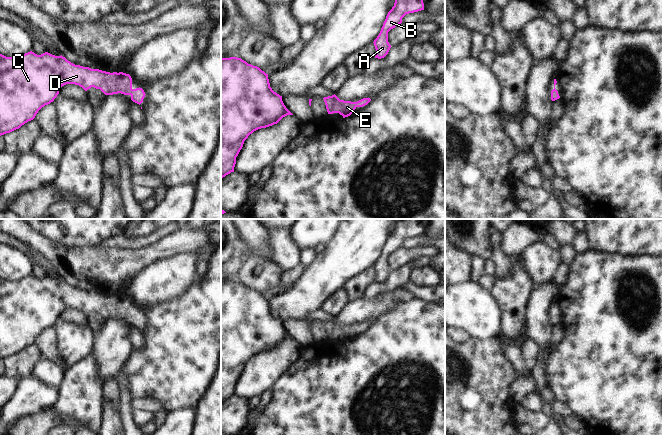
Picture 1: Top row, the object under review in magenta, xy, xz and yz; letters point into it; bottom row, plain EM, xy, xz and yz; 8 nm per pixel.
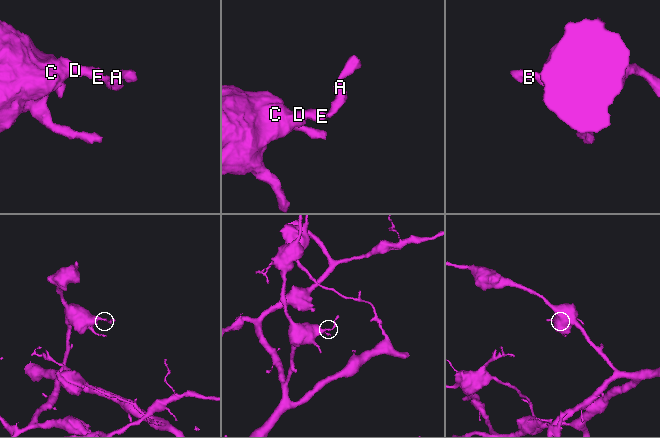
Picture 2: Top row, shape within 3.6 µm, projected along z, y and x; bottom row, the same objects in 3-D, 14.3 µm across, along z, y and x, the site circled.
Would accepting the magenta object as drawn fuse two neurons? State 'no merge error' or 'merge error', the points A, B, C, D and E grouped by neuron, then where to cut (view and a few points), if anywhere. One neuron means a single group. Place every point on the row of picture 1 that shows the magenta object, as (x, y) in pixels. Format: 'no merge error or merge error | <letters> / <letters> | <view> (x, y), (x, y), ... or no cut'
no merge error | A B C D E | no cut

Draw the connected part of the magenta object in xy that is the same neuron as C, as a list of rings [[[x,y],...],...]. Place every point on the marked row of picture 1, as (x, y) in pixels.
[[[30,51],[19,57],[0,54],[0,136],[33,120],[42,107],[54,101],[61,87],[66,84],[79,85],[85,91],[94,87],[105,95],[130,95],[131,100],[139,105],[146,95],[140,87],[133,89],[131,76],[123,72],[110,73],[75,65],[62,55],[55,56],[48,52],[37,55]]]

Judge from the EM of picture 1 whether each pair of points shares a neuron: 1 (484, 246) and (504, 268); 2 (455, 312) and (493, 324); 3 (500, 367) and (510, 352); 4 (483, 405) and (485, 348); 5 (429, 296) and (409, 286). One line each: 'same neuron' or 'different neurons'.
1: different neurons
2: same neuron
3: different neurons
4: same neuron
5: same neuron

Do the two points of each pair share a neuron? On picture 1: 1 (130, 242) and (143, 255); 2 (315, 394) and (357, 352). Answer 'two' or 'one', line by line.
1: two
2: one

